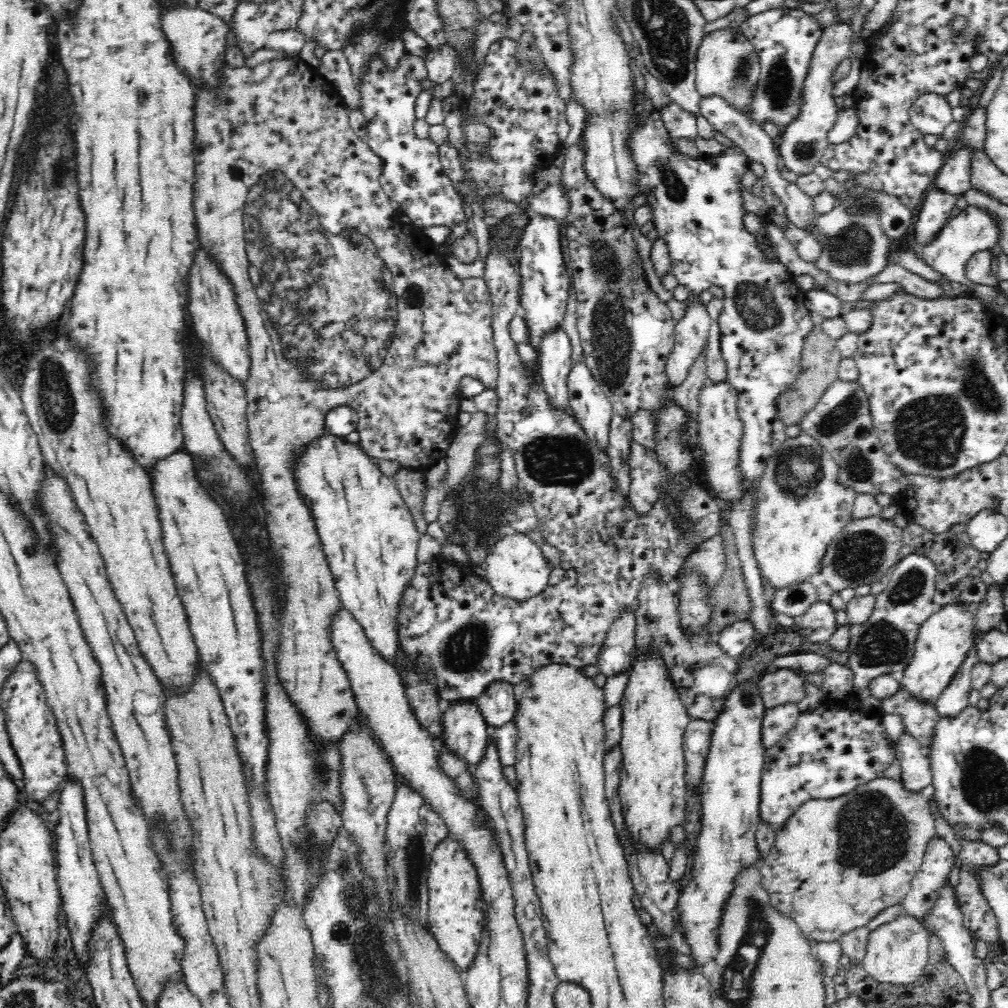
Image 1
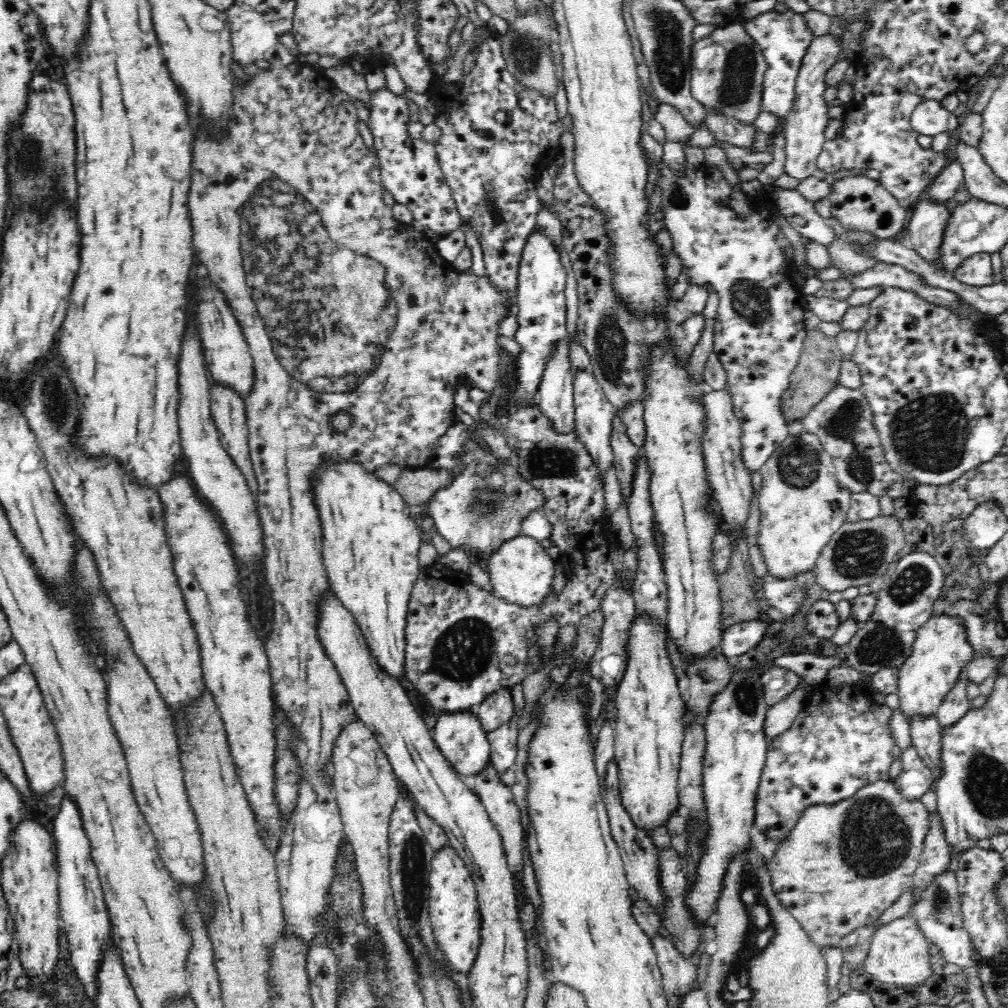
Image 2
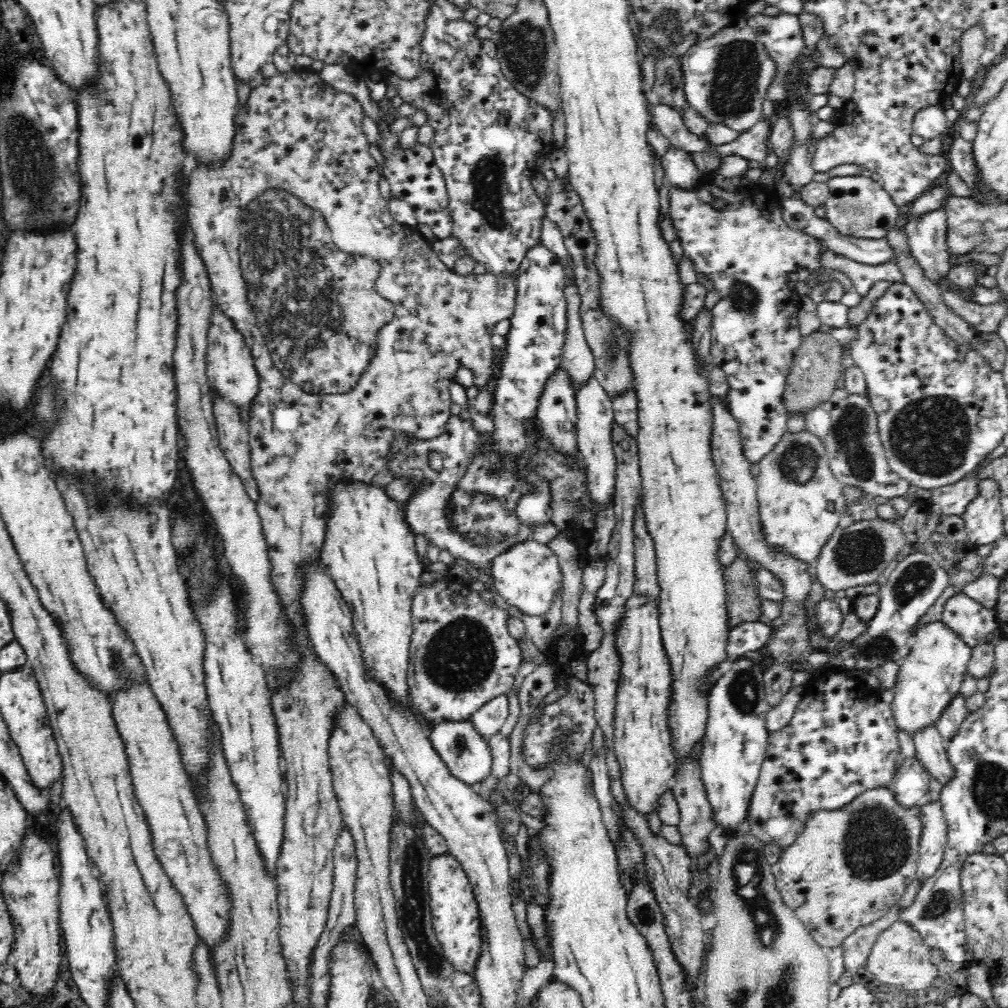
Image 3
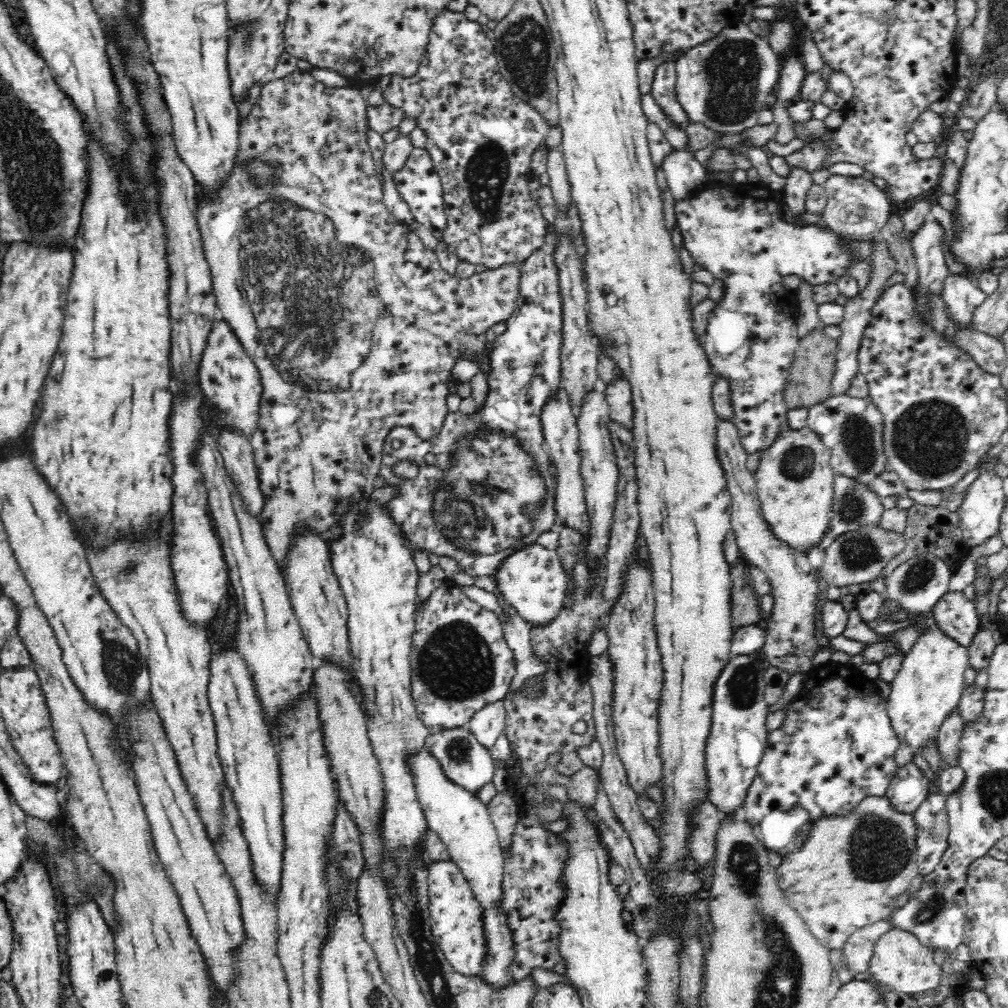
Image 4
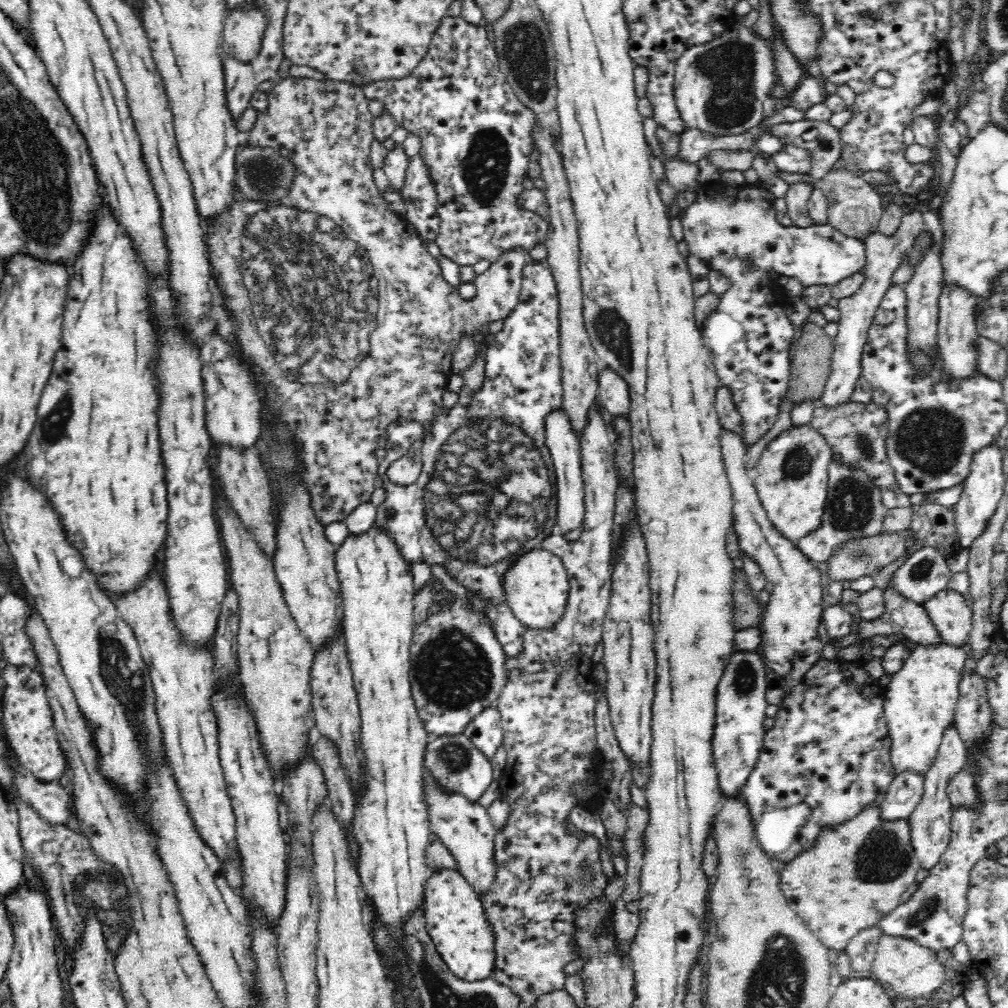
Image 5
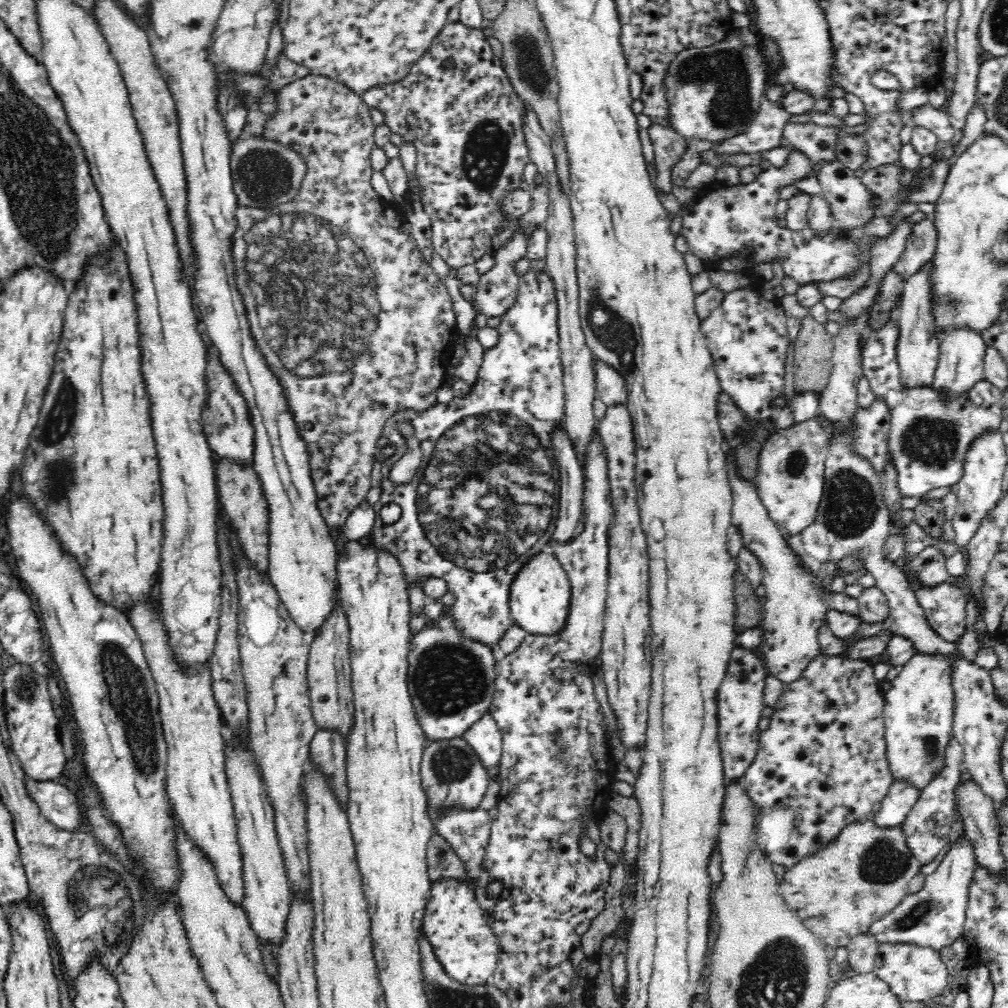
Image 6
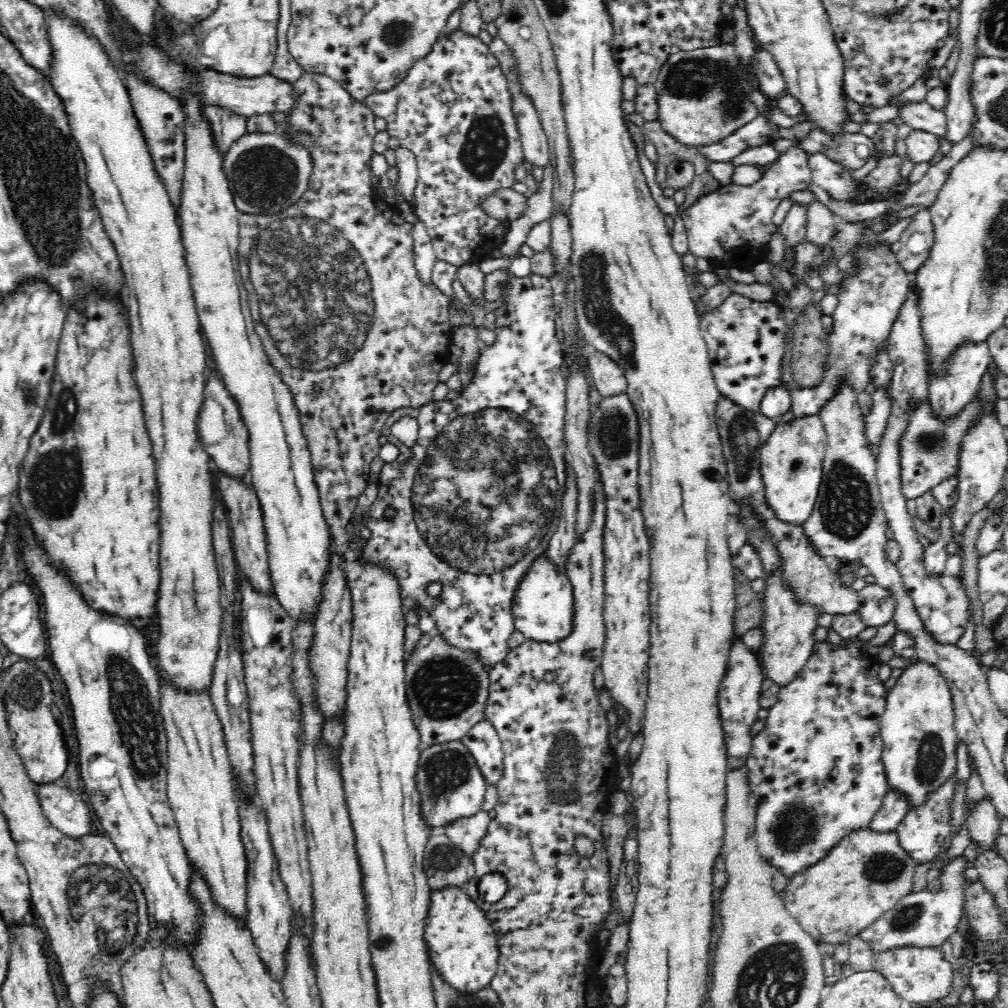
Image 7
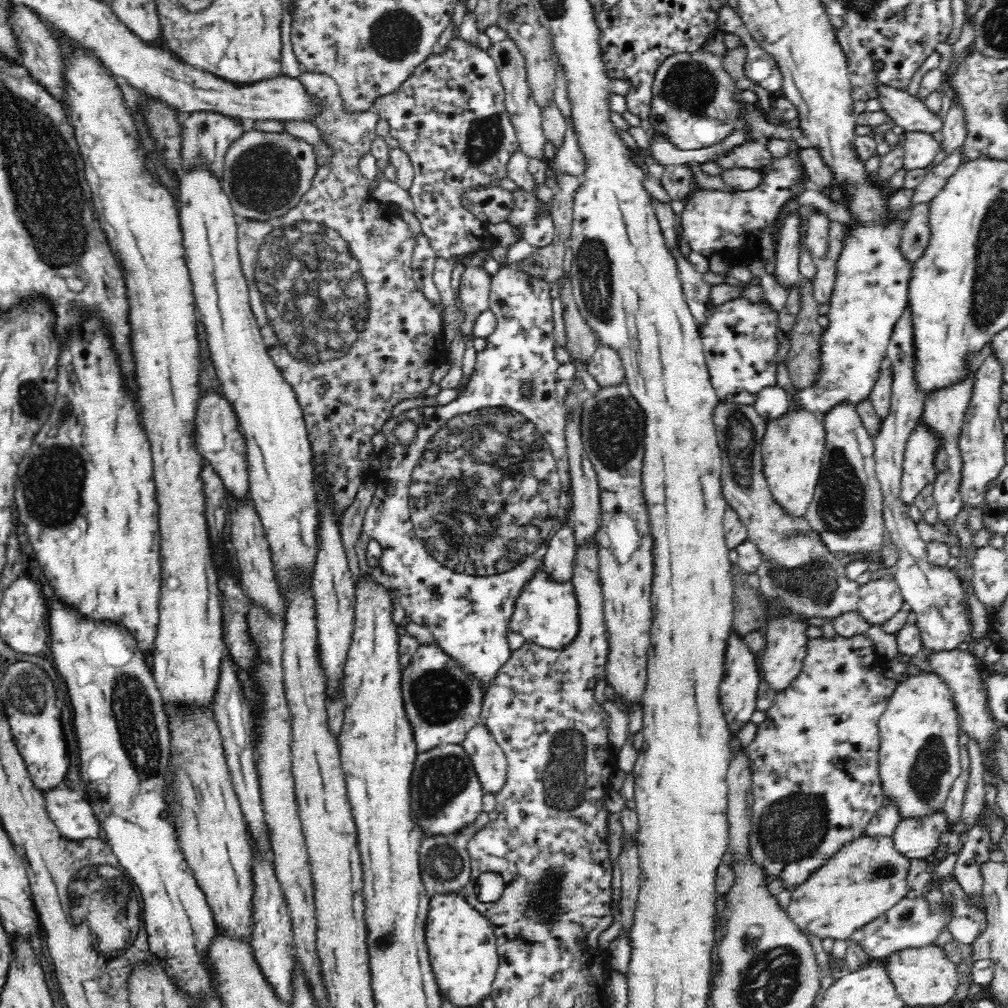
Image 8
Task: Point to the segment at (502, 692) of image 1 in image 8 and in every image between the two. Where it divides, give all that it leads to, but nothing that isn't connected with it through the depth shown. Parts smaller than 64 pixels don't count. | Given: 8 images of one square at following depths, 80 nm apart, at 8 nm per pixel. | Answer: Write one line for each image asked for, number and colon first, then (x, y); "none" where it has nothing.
2: (497, 708)
3: (491, 716)
4: (487, 724)
5: (485, 730)
6: (484, 735)
7: (483, 741)
8: (490, 762)

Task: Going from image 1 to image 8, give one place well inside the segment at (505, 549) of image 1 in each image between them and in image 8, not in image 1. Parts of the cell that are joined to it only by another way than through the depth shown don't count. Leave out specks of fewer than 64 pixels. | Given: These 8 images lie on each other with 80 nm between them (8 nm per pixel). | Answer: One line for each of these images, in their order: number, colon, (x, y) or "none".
2: (520, 570)
3: (527, 575)
4: (532, 580)
5: (535, 586)
6: (539, 595)
7: (542, 607)
8: (546, 613)

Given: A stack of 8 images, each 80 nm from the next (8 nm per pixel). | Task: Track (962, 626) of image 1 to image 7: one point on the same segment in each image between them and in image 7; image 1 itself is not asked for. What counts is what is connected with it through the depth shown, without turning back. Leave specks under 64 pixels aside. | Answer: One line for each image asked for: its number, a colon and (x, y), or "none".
2: (941, 651)
3: (934, 671)
4: (930, 683)
5: (920, 701)
6: (918, 711)
7: (917, 727)

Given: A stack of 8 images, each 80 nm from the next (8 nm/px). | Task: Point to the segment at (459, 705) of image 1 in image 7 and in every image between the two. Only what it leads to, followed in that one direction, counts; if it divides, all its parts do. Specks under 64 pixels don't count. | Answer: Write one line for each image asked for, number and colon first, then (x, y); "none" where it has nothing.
2: (459, 734)
3: (462, 747)
4: (467, 762)
5: (459, 766)
6: (452, 773)
7: (451, 783)

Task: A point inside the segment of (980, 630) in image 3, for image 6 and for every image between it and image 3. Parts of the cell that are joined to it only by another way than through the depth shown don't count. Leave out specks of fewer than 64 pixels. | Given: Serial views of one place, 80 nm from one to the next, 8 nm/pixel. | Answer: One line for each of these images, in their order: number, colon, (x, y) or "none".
4: (956, 615)
5: (952, 616)
6: (944, 606)

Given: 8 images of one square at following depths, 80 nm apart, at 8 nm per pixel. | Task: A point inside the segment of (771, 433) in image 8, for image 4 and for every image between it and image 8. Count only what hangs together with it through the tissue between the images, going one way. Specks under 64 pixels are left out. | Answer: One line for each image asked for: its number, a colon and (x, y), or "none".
4: (795, 484)
5: (791, 476)
6: (790, 479)
7: (791, 461)

